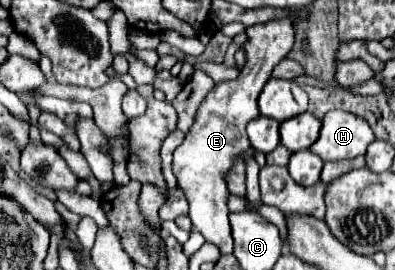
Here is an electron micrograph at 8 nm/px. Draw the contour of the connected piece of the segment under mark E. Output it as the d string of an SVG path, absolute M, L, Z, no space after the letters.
M288 18L272 20L246 28L246 34L246 64L240 70L240 76L232 82L220 82L212 88L212 92L202 102L196 122L186 134L182 146L176 148L172 164L174 174L178 176L178 184L186 192L186 198L190 202L188 216L194 228L206 238L206 242L216 244L222 254L232 254L234 250L228 222L228 188L224 182L224 174L232 168L234 158L250 148L246 124L260 116L258 96L272 76L272 68L280 60L284 60L294 46L294 24Z

